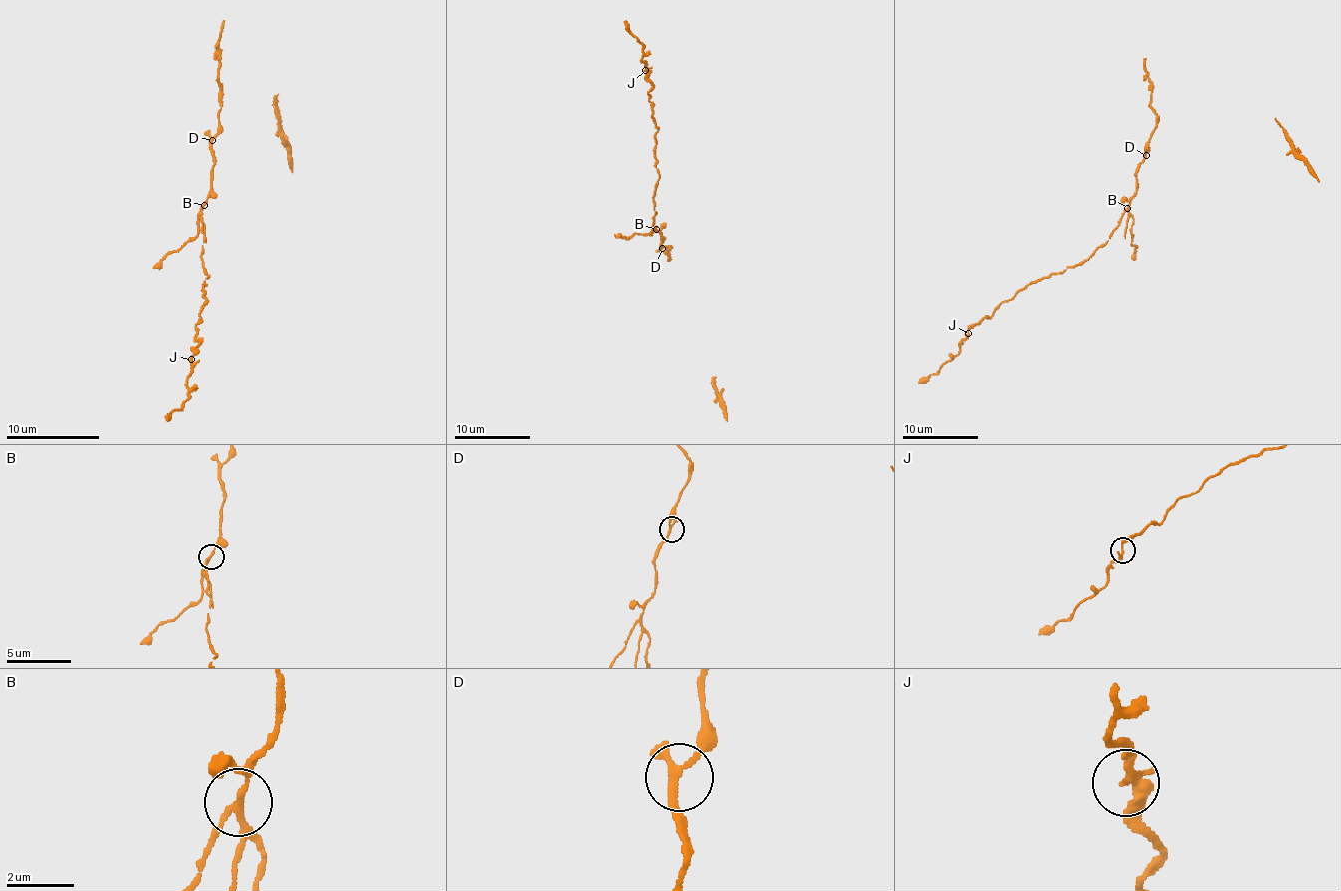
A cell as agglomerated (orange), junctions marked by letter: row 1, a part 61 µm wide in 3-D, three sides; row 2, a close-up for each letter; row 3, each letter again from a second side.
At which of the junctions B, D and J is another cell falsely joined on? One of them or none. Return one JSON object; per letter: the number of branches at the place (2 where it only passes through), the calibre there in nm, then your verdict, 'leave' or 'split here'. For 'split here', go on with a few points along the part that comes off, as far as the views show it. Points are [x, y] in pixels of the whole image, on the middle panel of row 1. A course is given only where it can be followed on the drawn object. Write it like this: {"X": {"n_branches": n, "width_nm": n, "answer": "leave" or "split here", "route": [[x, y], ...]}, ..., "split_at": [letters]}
{"B": {"n_branches": 3, "width_nm": 160, "answer": "split here", "route": [[656, 229], [651, 235], [615, 235]]}, "D": {"n_branches": 3, "width_nm": 160, "answer": "leave"}, "J": {"n_branches": 3, "width_nm": 160, "answer": "leave"}, "split_at": ["B"]}

